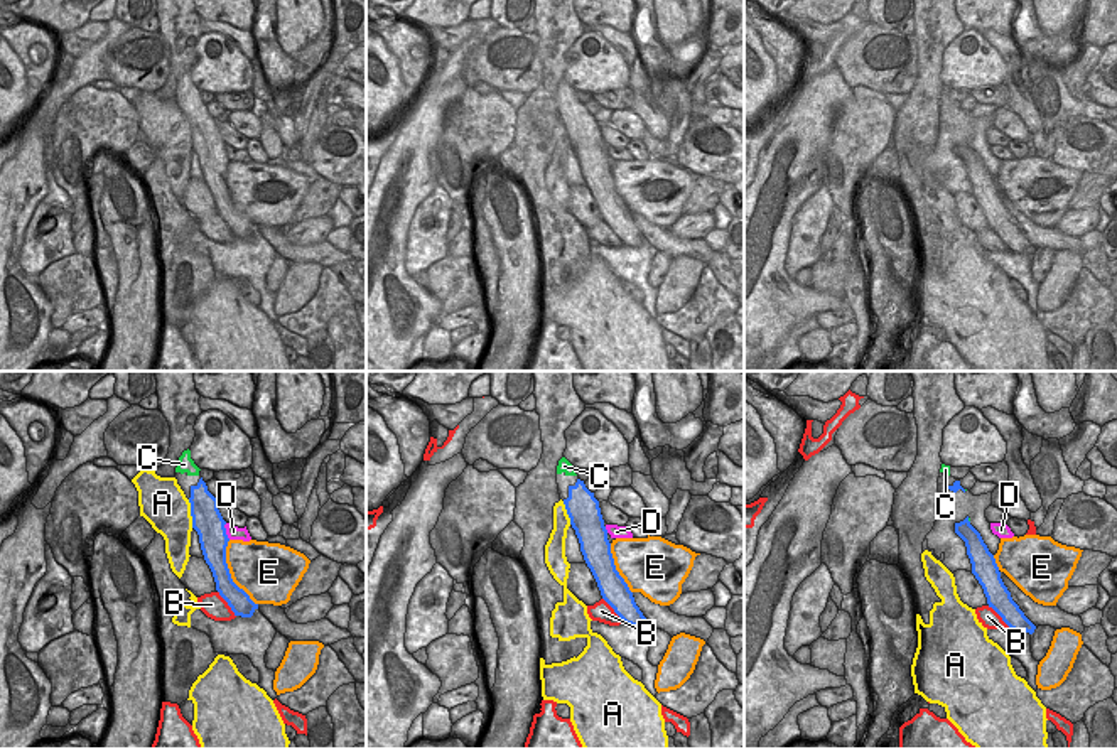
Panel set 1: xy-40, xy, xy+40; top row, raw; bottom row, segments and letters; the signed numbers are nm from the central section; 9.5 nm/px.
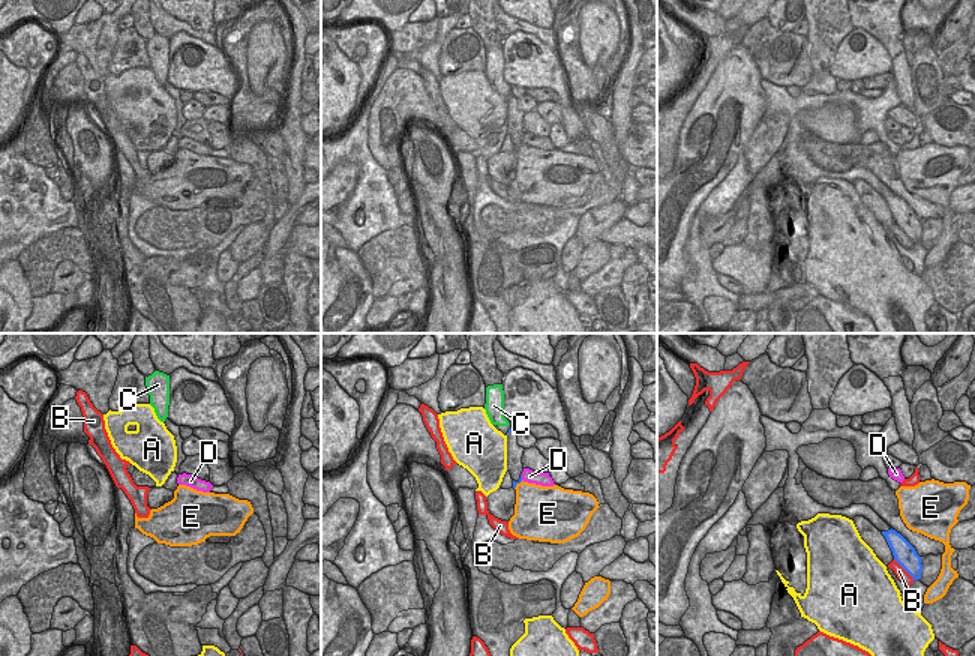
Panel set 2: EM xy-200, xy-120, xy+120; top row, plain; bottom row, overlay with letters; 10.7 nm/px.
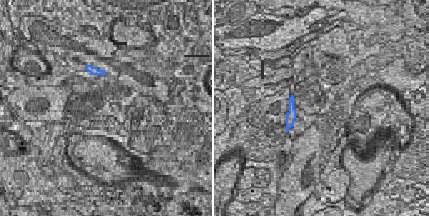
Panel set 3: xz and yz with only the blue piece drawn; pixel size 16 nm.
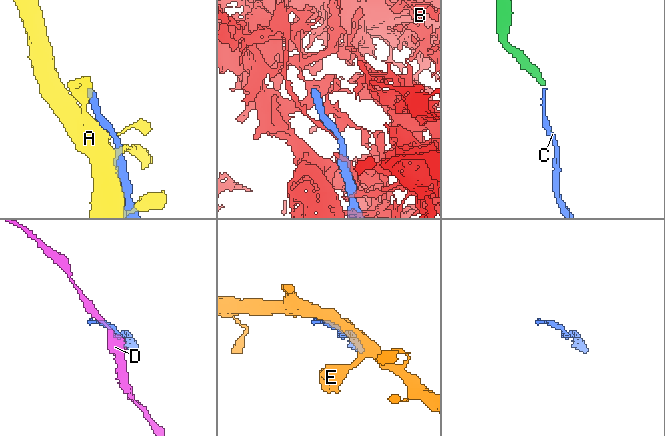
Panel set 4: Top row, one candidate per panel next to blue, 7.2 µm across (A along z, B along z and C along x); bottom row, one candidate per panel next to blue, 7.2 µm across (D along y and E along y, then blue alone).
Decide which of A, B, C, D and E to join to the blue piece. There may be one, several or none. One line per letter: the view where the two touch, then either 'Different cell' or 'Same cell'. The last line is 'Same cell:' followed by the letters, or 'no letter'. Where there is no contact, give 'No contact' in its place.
A: Touches blue in xy-40. Different cell
B: Touches blue in xy-40. Different cell
C: Touches blue in xy+40. Same cell
D: Touches blue in xy-40. Different cell
E: Touches blue in xy-40. Different cell
Same cell: C

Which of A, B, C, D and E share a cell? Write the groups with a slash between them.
A / B / C / D / E

